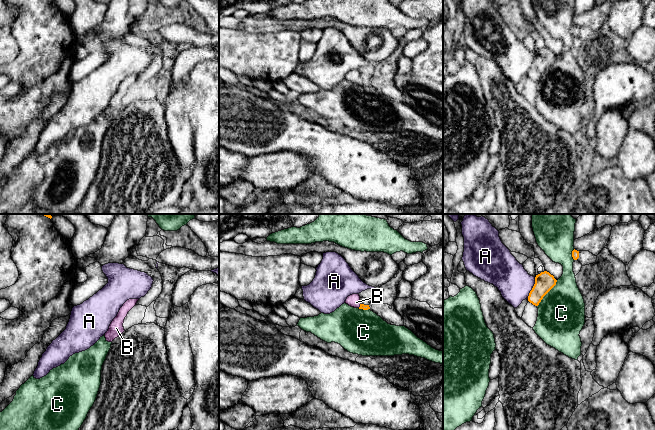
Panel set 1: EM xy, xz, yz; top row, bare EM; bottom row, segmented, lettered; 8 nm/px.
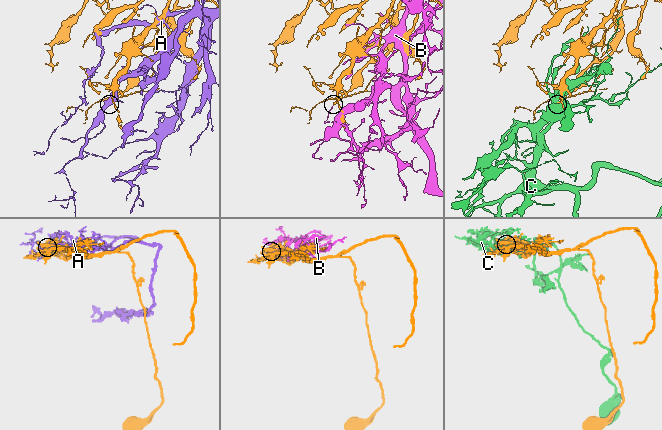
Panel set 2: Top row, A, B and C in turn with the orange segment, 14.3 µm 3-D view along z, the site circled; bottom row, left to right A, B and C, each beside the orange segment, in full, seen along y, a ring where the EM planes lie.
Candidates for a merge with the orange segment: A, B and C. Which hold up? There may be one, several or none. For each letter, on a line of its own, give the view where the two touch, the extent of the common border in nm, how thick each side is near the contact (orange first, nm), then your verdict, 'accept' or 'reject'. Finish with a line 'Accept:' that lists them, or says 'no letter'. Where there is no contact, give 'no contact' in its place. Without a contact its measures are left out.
A: contact in yz; length 170 nm; calibres 160 and 280 nm; reject
B: contact in xz; length 40 nm; calibres 50 and 100 nm; reject
C: contact in yz; length 280 nm; calibres 160 and 380 nm; reject
Accept: no letter

